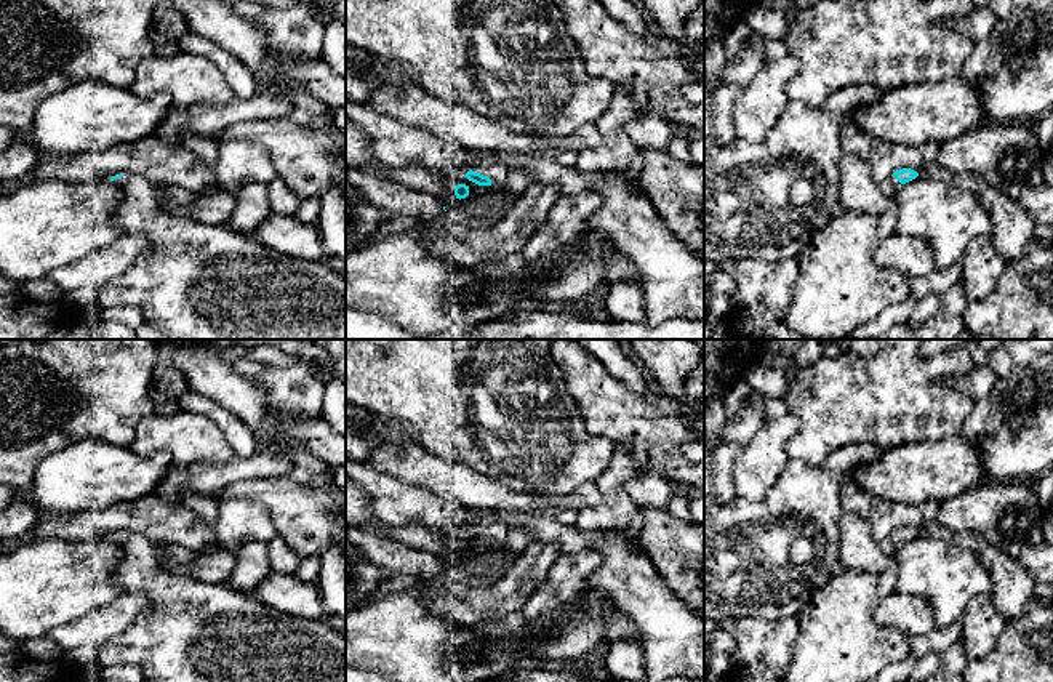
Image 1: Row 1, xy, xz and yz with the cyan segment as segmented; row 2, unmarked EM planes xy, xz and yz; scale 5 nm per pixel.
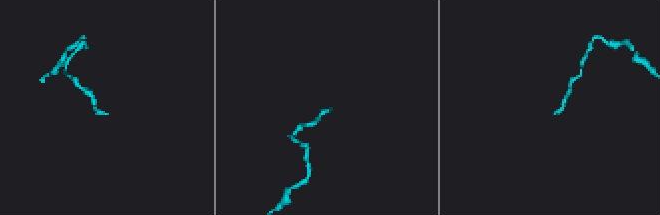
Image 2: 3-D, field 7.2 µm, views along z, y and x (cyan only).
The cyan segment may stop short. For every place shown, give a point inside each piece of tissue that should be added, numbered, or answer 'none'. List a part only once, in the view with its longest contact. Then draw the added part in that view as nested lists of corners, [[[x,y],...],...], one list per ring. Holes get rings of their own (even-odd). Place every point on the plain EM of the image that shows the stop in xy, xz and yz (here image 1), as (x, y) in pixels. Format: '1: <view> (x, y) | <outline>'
1: xz (496, 530) | [[[480,520],[472,525],[472,530],[488,535],[491,538],[491,544],[502,544],[509,527],[498,520]]]

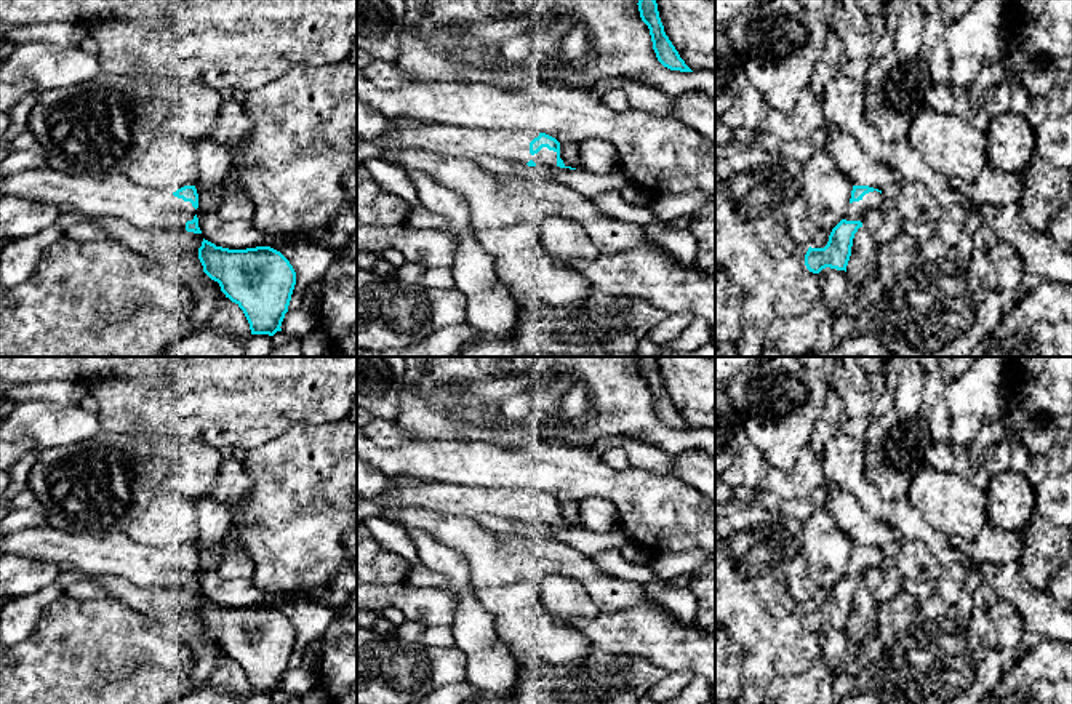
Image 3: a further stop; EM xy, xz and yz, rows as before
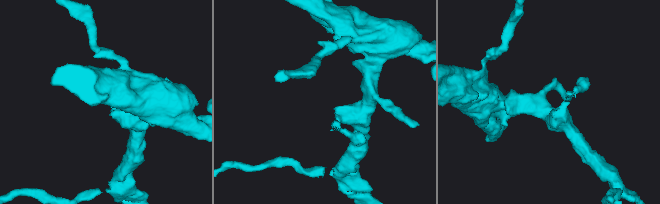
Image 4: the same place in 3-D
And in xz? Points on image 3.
1: xz (444, 498) | [[[426,482],[418,486],[397,485],[374,499],[357,498],[357,525],[370,517],[382,517],[386,509],[419,507],[445,515],[478,514],[498,515],[509,520],[533,518],[536,523],[557,525],[557,510],[542,506],[530,512],[530,501],[538,490],[482,488],[458,483]]]

